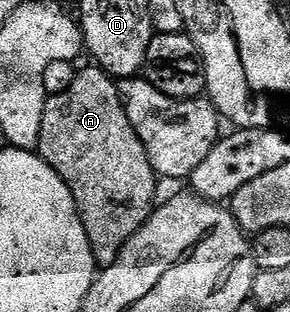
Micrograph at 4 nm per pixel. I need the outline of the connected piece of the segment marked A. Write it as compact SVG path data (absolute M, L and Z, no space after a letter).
M81 68L66 91L49 96L42 115L42 135L38 152L41 159L50 163L54 171L58 171L66 187L70 187L70 195L74 195L74 203L78 207L82 227L86 227L86 239L90 239L96 264L103 267L114 263L122 247L126 247L128 240L148 222L148 216L152 214L158 201L158 178L150 167L150 159L146 159L142 139L138 139L134 127L130 127L130 119L126 119L119 84L103 69L91 68Z

